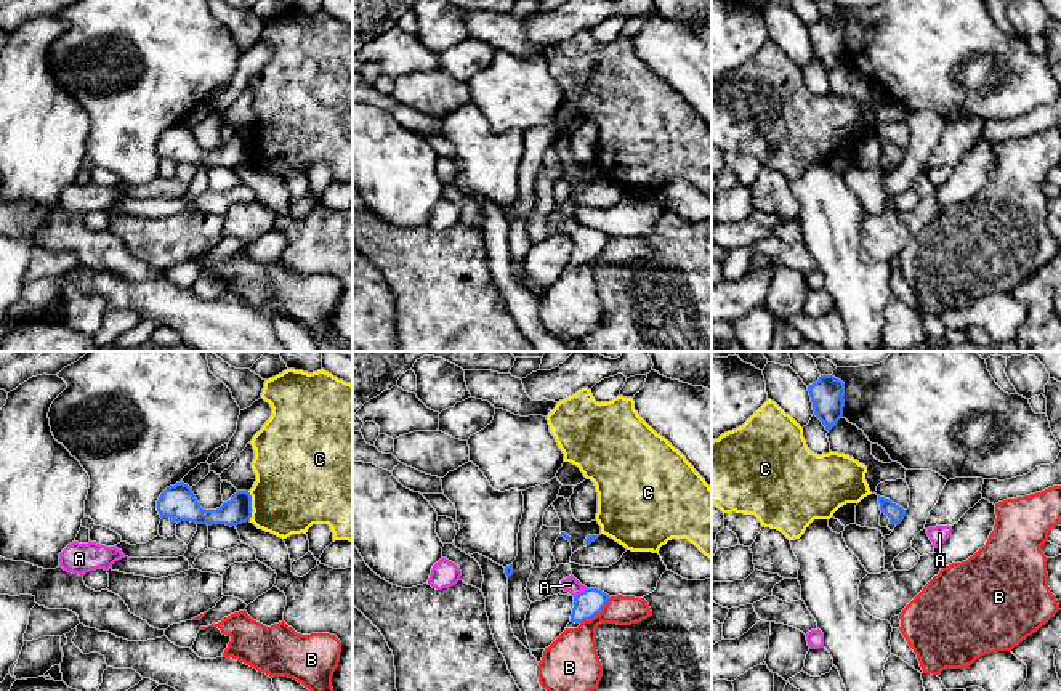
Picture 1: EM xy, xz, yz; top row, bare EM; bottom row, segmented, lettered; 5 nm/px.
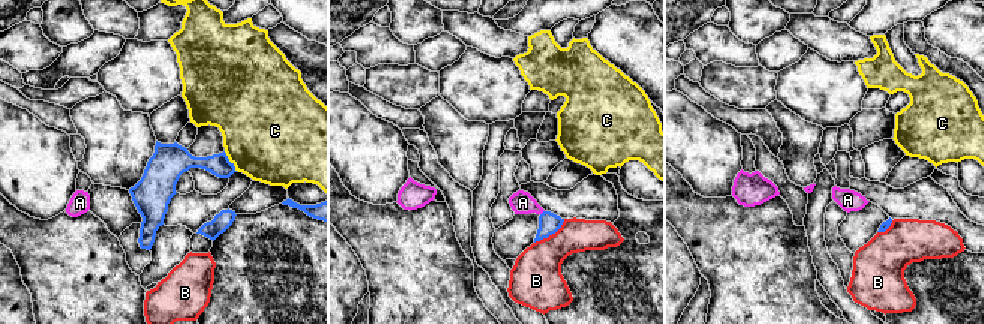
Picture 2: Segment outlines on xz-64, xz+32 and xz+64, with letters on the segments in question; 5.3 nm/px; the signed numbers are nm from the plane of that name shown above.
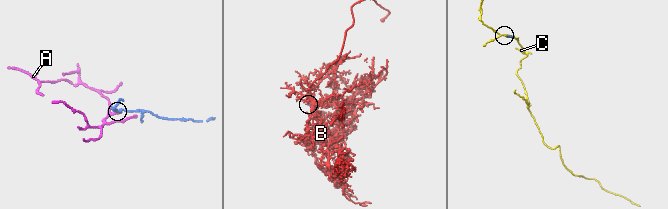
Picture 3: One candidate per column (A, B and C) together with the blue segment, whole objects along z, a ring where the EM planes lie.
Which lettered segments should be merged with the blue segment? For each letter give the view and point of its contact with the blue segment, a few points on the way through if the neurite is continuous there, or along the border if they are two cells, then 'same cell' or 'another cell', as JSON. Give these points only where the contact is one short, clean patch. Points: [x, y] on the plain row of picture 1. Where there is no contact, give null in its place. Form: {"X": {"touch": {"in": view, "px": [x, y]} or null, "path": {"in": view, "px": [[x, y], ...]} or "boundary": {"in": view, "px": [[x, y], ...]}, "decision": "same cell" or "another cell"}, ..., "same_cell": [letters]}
{"A": {"touch": {"in": "xz", "px": [582, 233]}, "path": {"in": "xz", "px": [[588, 244], [582, 233], [569, 225]]}, "decision": "same cell"}, "B": {"touch": {"in": "xz", "px": [597, 254]}, "decision": "another cell"}, "C": {"touch": {"in": "xy", "px": [250, 146]}, "decision": "another cell"}, "same_cell": ["A"]}

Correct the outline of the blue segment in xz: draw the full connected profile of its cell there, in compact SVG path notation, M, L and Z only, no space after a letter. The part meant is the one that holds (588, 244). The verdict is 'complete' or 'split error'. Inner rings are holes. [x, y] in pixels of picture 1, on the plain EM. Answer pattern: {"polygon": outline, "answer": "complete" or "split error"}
{"polygon": "M572 215L561 221L561 229L574 237L571 263L575 265L590 261L599 255L611 239L598 229L587 229Z", "answer": "split error"}

